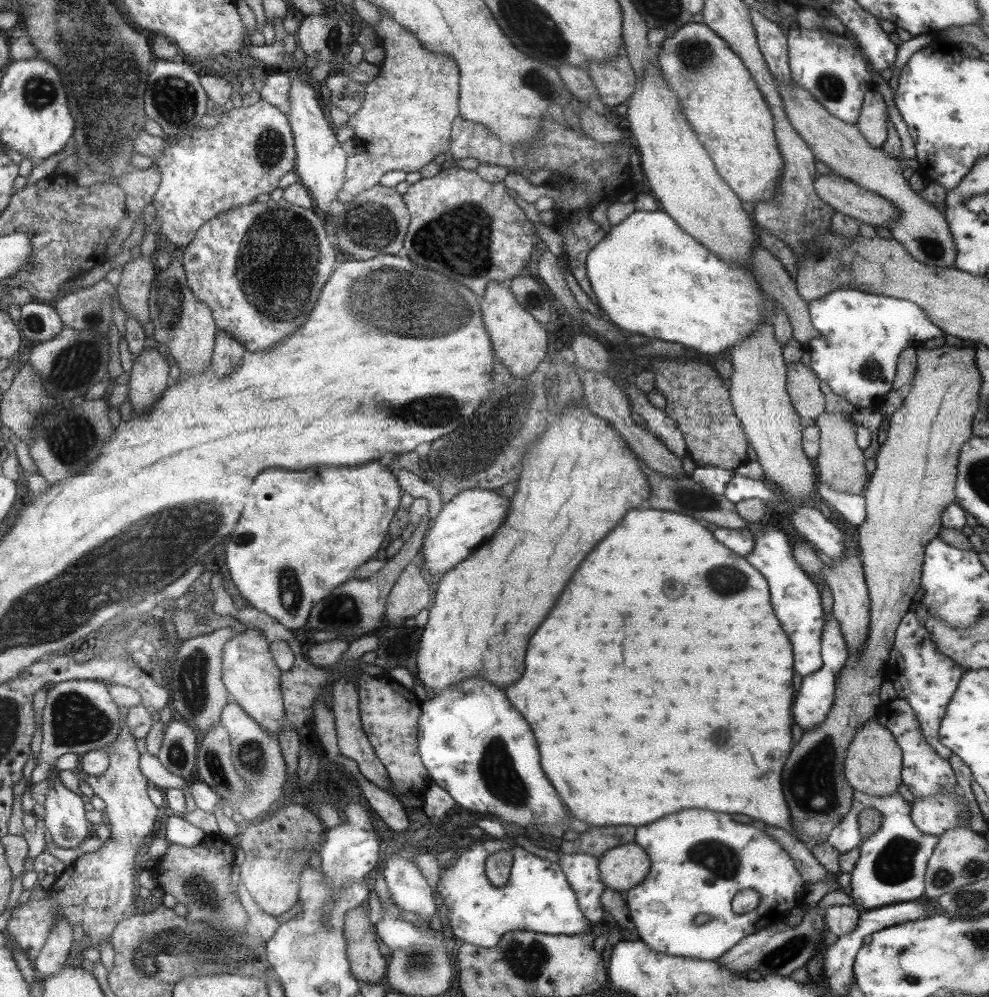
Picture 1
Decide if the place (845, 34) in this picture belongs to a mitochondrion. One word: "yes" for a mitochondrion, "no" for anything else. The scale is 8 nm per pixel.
no

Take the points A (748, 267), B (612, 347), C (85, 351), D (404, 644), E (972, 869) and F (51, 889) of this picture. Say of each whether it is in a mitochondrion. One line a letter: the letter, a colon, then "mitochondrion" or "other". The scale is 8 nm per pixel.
A: other
B: other
C: mitochondrion
D: other
E: mitochondrion
F: other

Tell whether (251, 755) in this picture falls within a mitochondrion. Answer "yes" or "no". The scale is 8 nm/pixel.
yes

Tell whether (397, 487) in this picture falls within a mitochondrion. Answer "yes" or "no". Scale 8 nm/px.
no

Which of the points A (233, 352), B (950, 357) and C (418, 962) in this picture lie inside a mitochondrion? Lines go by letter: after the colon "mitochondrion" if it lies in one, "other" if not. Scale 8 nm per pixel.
A: other
B: other
C: mitochondrion

